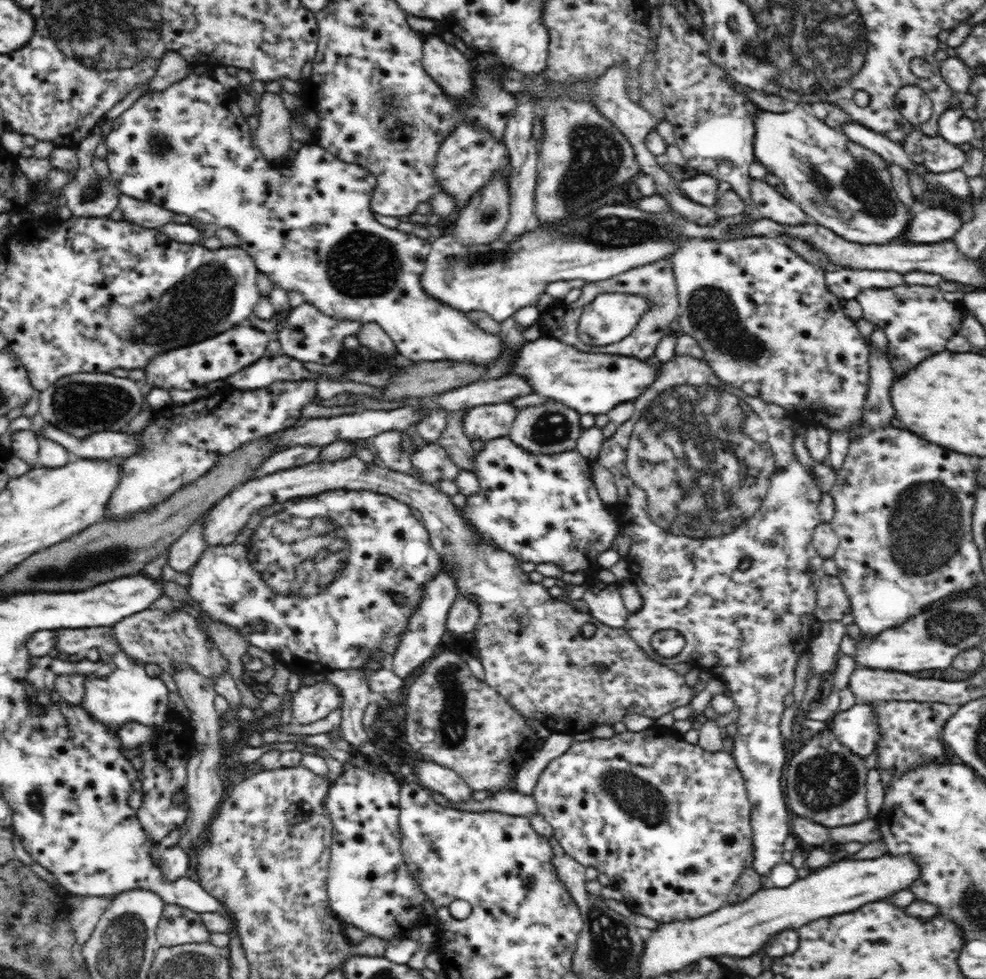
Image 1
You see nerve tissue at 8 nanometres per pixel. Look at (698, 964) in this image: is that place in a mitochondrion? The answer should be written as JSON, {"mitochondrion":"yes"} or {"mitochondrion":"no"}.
{"mitochondrion":"no"}

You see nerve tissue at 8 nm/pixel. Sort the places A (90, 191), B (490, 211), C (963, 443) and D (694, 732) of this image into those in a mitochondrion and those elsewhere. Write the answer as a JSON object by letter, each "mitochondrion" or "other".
{"A":"mitochondrion","B":"mitochondrion","C":"other","D":"other"}

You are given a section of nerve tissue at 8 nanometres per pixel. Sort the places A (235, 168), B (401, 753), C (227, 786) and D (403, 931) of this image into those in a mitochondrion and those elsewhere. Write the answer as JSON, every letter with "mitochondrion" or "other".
{"A":"other","B":"other","C":"other","D":"other"}

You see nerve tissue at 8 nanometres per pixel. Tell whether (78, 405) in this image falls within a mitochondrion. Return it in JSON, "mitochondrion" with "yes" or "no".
{"mitochondrion":"yes"}

